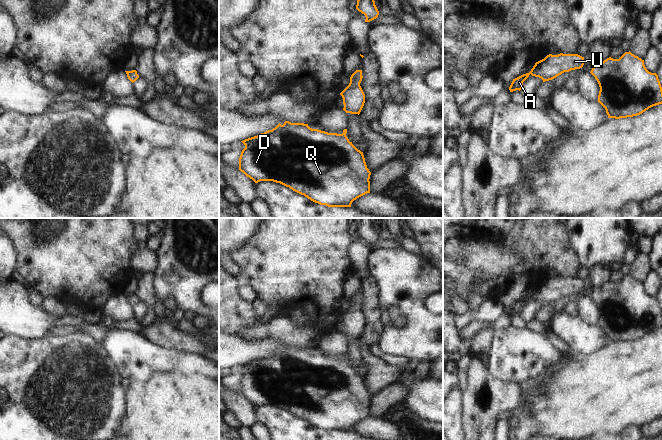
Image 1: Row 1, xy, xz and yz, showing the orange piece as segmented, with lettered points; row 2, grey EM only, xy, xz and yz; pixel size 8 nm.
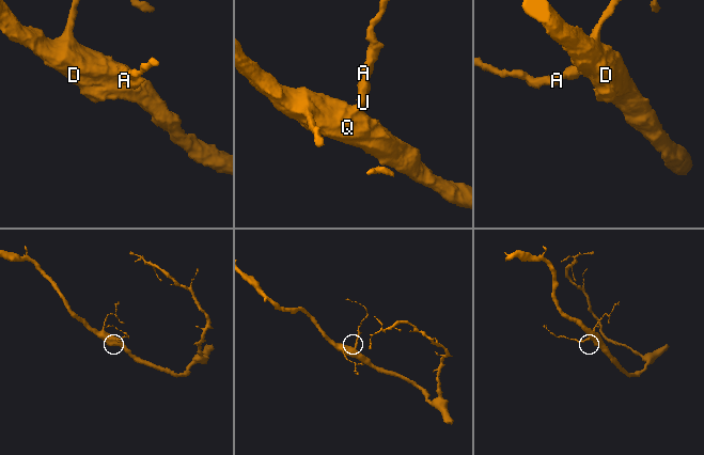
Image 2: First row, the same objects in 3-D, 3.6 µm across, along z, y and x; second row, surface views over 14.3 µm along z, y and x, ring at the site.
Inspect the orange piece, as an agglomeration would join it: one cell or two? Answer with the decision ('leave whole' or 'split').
leave whole

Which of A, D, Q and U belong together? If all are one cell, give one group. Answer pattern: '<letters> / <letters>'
A D Q U

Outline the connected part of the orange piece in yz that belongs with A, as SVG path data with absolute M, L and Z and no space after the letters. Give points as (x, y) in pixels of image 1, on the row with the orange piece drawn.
M563 54L547 55L544 59L535 63L529 73L523 74L513 79L509 90L510 92L521 90L523 82L532 76L539 77L545 81L552 80L564 72L580 69L584 65L584 57L578 54Z

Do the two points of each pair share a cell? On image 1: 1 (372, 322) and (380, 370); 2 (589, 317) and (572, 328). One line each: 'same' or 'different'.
1: same
2: different

